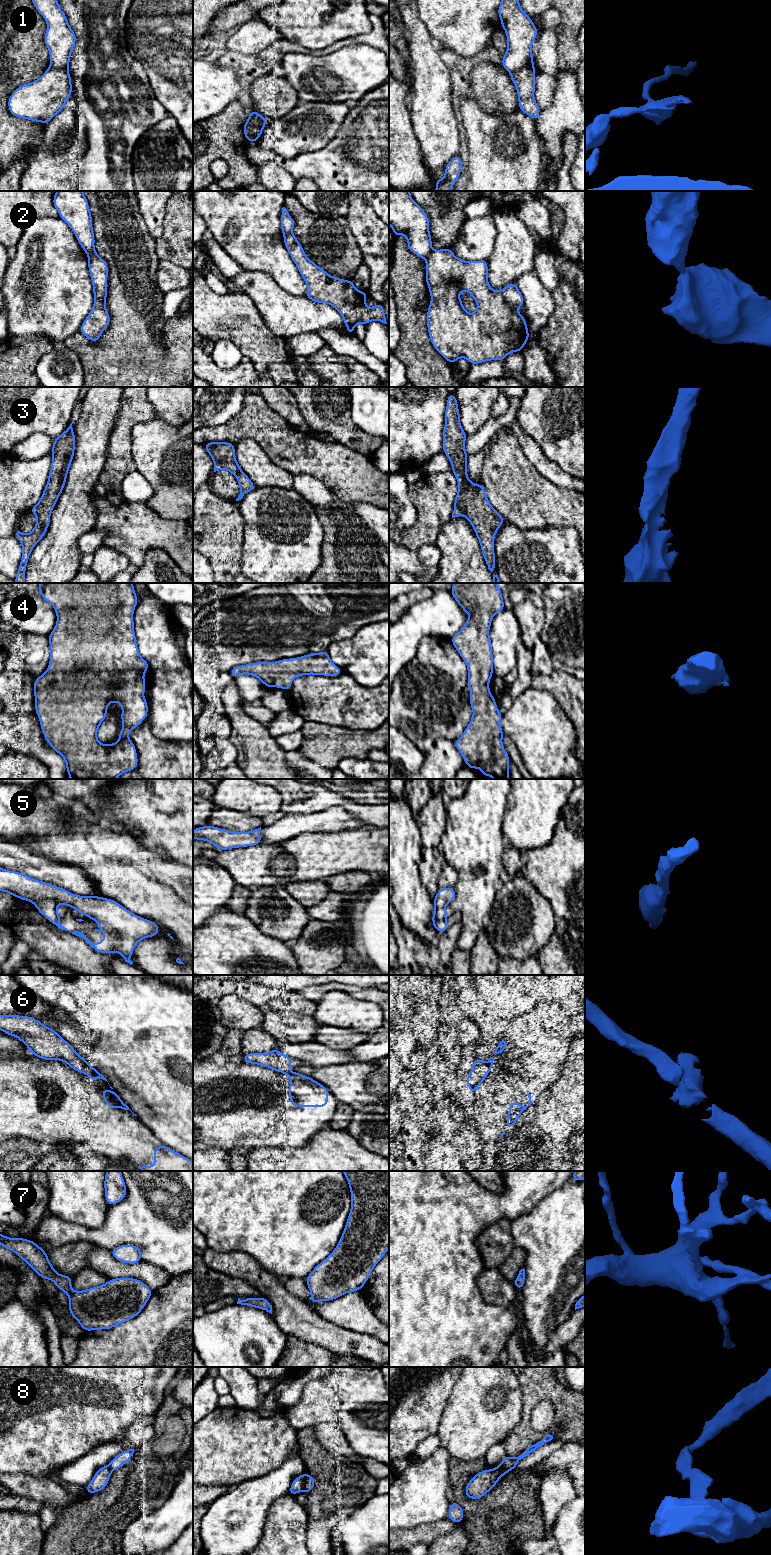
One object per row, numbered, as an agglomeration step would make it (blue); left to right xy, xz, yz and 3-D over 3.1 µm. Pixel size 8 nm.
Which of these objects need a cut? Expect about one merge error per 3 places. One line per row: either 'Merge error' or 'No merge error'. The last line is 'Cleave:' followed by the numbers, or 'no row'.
1: Merge error
2: Merge error
3: No merge error
4: No merge error
5: No merge error
6: Merge error
7: No merge error
8: Merge error
Cleave: 1, 2, 6, 8

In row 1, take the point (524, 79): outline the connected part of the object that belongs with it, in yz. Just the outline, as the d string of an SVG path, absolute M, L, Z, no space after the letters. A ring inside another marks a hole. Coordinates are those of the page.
M533 65L525 66L510 73L511 80L515 84L518 93L518 109L529 115L534 121L541 112L534 98L535 74L536 69Z

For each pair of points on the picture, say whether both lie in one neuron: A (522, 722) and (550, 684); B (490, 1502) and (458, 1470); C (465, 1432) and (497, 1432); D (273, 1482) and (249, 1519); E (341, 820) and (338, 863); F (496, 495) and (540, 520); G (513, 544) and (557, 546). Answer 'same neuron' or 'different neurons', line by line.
A: different neurons
B: same neuron
C: same neuron
D: same neuron
E: different neurons
F: same neuron
G: same neuron

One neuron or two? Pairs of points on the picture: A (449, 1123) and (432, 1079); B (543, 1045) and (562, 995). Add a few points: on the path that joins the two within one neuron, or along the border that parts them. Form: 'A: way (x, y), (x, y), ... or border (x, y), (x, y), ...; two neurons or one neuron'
A: border (456, 1093), (444, 1099), (436, 1100), (433, 1103); two neurons
B: border (553, 1000), (570, 1016); two neurons

